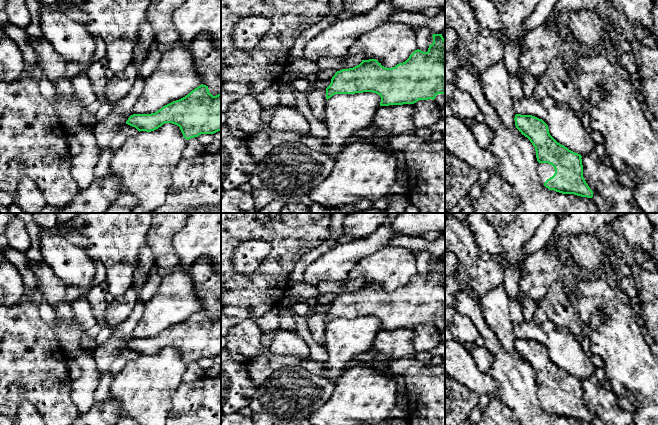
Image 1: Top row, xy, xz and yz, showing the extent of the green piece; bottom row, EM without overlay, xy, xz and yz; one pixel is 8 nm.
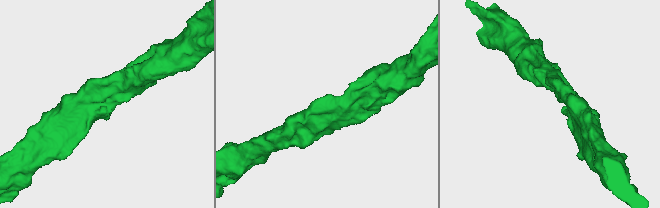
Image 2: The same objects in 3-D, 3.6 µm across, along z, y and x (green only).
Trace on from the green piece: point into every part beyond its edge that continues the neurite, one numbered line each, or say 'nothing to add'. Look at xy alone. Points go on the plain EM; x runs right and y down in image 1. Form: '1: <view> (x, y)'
nothing to add

